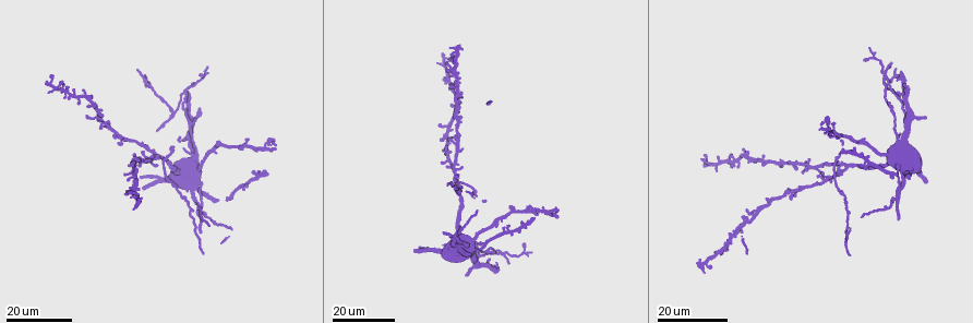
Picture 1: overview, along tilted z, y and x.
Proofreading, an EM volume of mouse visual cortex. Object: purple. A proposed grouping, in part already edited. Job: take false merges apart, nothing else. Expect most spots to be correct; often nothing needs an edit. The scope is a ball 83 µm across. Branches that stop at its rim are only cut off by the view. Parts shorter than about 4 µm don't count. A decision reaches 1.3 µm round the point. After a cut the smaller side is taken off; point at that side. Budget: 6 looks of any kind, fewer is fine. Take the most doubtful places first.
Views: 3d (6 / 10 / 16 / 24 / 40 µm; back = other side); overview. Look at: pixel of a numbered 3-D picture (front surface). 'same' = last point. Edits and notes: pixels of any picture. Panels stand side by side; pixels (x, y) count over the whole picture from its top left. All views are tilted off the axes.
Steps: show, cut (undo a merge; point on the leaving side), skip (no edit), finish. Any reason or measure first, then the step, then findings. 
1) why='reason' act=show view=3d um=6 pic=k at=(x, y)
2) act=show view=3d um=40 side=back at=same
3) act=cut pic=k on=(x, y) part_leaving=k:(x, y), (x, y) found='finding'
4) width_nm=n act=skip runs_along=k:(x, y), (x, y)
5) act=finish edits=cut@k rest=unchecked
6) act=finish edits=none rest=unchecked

why='four-way junction' act=show view=3d um=16 pic=1 at=(185, 89)

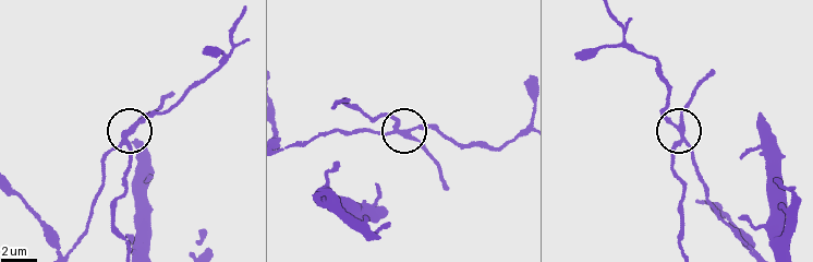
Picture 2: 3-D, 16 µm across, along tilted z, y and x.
why='zoom in' act=show view=3d um=6 pic=2 at=(680, 137)

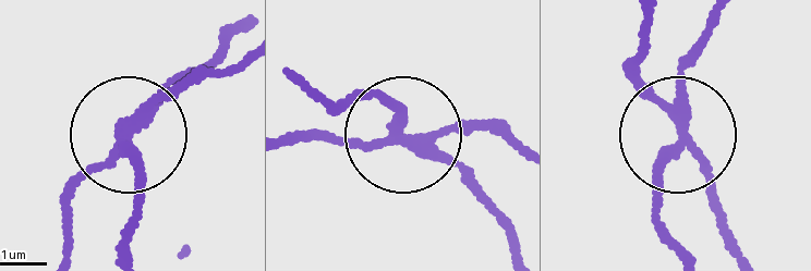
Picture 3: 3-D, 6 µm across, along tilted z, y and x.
arms=4 act=cut pic=3 on=(92, 168) part_leaving=3:(134, 122), (79, 186), (68, 248) found='a second neuron is stuck on'

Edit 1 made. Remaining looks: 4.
why='sudden change in width' act=show view=3d um=24 pic=1 at=(169, 146)

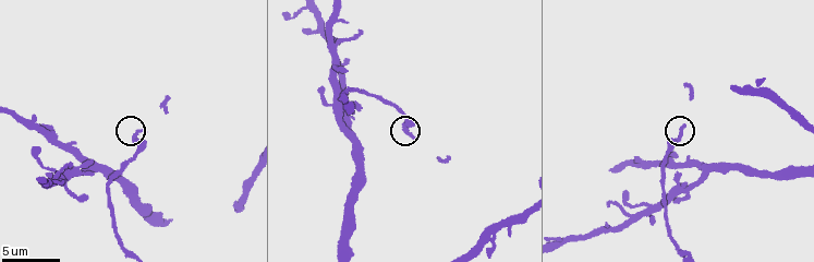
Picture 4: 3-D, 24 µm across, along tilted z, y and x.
act=show view=3d um=6 pic=4 at=(406, 129)

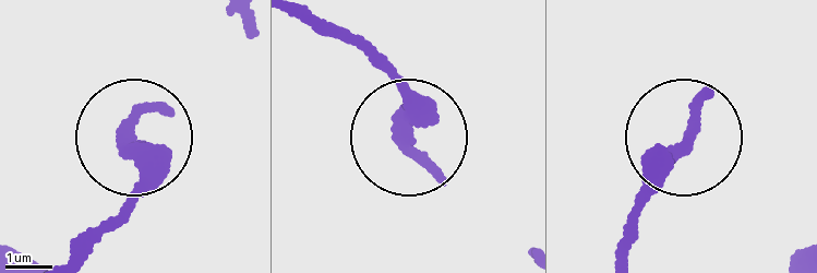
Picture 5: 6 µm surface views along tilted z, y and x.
act=skip found='continuous, no second neuron'

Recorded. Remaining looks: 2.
act=finish edits=cut@3 rest=unchecked

